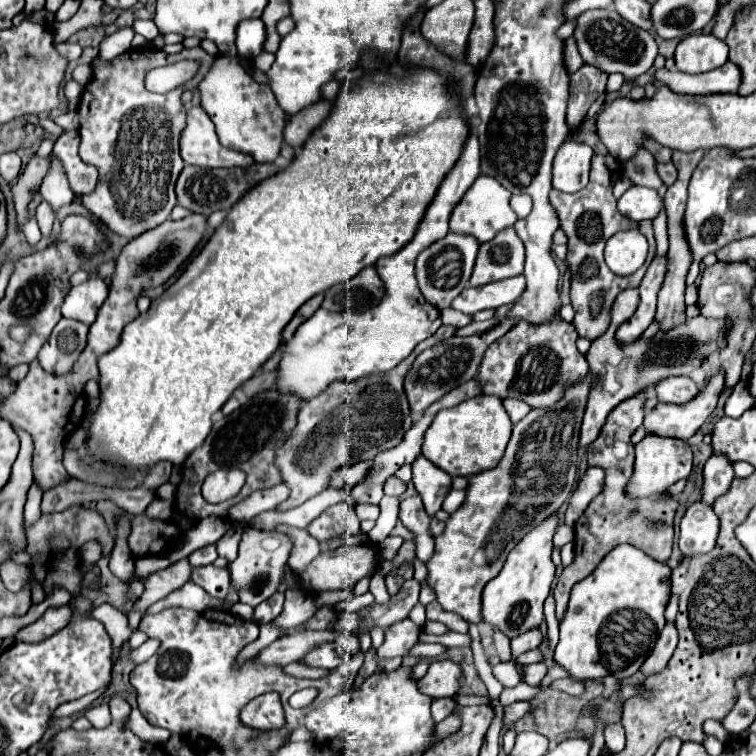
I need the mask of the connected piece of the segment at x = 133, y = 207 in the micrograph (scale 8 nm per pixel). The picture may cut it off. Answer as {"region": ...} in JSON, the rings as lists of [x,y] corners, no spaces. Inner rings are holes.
{"region":[[[201,46],[185,48],[179,54],[167,54],[163,50],[143,48],[143,50],[127,50],[113,60],[101,60],[99,56],[93,58],[93,62],[91,62],[93,80],[85,86],[85,92],[83,92],[79,108],[77,108],[79,136],[81,136],[79,156],[85,164],[93,164],[97,168],[99,178],[97,178],[95,190],[91,194],[83,196],[83,206],[93,216],[97,216],[111,232],[135,238],[135,236],[163,224],[169,218],[173,206],[177,204],[175,182],[183,170],[183,158],[179,156],[179,138],[187,124],[187,108],[181,102],[181,94],[185,90],[193,90],[205,78],[205,74],[213,66],[213,60],[215,60],[215,56],[207,54]],[[185,58],[201,62],[199,74],[189,84],[183,84],[181,88],[175,88],[173,92],[167,92],[167,94],[153,94],[145,88],[143,78],[149,70],[177,62],[177,60],[185,60]]]}

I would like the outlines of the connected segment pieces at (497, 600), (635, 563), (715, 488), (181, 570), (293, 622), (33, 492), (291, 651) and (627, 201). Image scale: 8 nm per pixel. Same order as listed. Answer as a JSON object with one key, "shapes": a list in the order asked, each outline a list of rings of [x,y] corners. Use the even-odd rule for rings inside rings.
{"shapes":[[[[553,514],[549,516],[549,520],[545,520],[545,524],[541,524],[541,528],[529,532],[521,540],[521,544],[517,544],[517,548],[509,552],[499,576],[495,576],[483,588],[481,596],[483,622],[491,624],[493,628],[499,628],[509,640],[527,630],[539,628],[543,622],[543,602],[549,596],[551,582],[555,576],[555,564],[551,562],[551,548],[553,548],[551,538],[557,526],[559,526],[557,514]]],[[[621,544],[621,546],[613,548],[613,552],[609,552],[601,560],[601,564],[593,570],[593,574],[589,574],[585,580],[581,580],[573,586],[567,610],[565,610],[563,618],[559,620],[559,644],[555,648],[555,662],[559,666],[563,666],[575,680],[603,678],[607,674],[613,674],[615,678],[623,680],[623,678],[629,678],[633,672],[637,672],[641,662],[653,648],[653,644],[639,644],[641,654],[629,654],[629,656],[615,654],[617,662],[613,662],[613,658],[607,658],[603,654],[599,656],[597,634],[599,634],[601,624],[613,612],[631,610],[633,612],[633,618],[631,618],[633,628],[637,628],[641,634],[645,634],[649,638],[655,638],[666,624],[663,612],[665,612],[669,594],[671,594],[669,572],[671,572],[671,568],[667,564],[661,564],[661,562],[649,558],[645,552],[637,550],[635,546]],[[653,626],[658,631],[655,632]],[[601,664],[605,664],[605,668],[609,668],[609,672]]],[[[711,456],[705,464],[701,502],[713,506],[713,502],[729,490],[731,480],[733,480],[733,468],[729,466],[729,460],[725,460],[725,456]]],[[[177,560],[175,564],[167,566],[165,570],[157,570],[149,580],[145,582],[143,596],[135,602],[139,610],[147,610],[149,604],[155,604],[157,600],[169,596],[173,590],[179,590],[185,582],[191,580],[191,564],[189,560]]],[[[287,590],[283,614],[273,620],[273,624],[279,628],[297,628],[307,622],[315,614],[315,610],[317,608],[313,606],[313,598],[309,594],[305,594],[303,590]]],[[[37,484],[31,486],[29,496],[27,496],[27,504],[25,504],[25,522],[37,522],[41,516],[41,488]]],[[[321,630],[321,632],[299,632],[295,636],[285,636],[273,644],[269,644],[267,648],[263,648],[257,656],[257,660],[261,664],[281,664],[287,666],[291,662],[301,660],[303,656],[307,656],[313,648],[335,640],[335,632],[333,630]]],[[[633,186],[619,198],[619,212],[629,220],[655,220],[663,210],[663,200],[657,190],[645,186]]]]}

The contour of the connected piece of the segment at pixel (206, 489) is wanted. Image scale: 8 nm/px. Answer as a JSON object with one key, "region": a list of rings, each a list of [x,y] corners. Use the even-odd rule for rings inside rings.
{"region":[[[239,468],[231,470],[217,470],[209,474],[203,482],[203,498],[207,502],[223,502],[241,490],[245,482],[245,472]]]}

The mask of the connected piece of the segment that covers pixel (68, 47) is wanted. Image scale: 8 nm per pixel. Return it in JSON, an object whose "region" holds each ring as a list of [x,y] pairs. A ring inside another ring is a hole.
{"region":[[[62,42],[55,44],[55,50],[61,52],[63,58],[67,60],[77,60],[81,56],[81,46],[79,44],[71,44],[71,42]]]}

